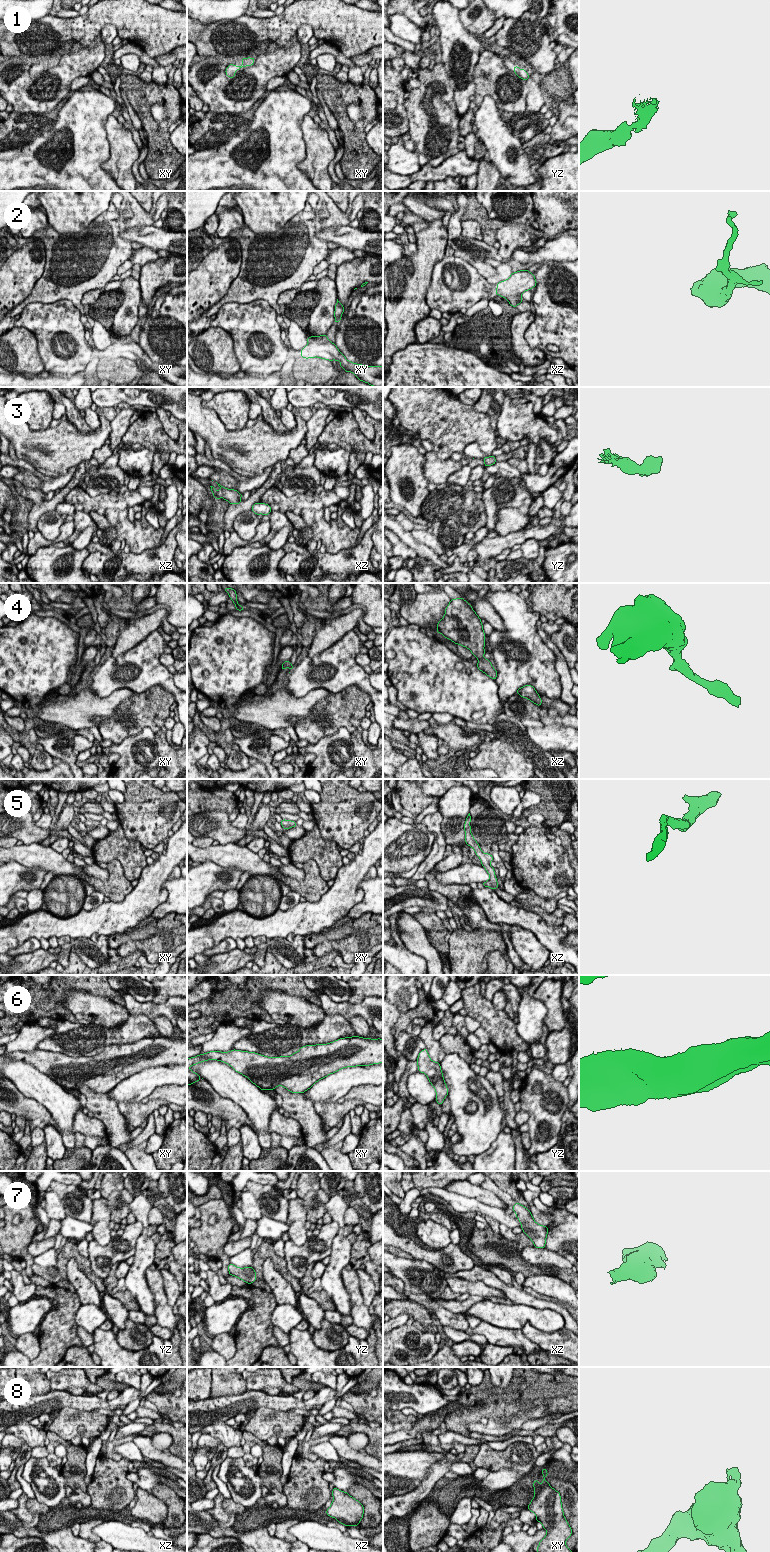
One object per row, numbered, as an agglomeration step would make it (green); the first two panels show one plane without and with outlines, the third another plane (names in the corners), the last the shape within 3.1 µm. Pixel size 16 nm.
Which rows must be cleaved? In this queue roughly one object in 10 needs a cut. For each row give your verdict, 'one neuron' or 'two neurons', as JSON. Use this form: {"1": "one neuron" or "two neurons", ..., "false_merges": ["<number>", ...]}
{"1": "one neuron", "2": "one neuron", "3": "one neuron", "4": "one neuron", "5": "one neuron", "6": "one neuron", "7": "one neuron", "8": "two neurons", "false_merges": ["8"]}

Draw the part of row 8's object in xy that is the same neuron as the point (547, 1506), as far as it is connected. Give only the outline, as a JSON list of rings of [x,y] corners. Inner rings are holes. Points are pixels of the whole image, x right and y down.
[[[544,1487],[528,1505],[528,1510],[536,1515],[536,1522],[540,1521],[543,1529],[547,1531],[546,1536],[539,1542],[537,1552],[573,1552],[566,1546],[566,1540],[571,1536],[572,1529],[564,1517],[560,1493],[552,1487]]]

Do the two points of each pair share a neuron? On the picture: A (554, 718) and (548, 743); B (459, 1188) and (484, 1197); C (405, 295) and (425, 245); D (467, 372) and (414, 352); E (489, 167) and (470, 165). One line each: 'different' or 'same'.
A: different
B: same
C: same
D: same
E: different

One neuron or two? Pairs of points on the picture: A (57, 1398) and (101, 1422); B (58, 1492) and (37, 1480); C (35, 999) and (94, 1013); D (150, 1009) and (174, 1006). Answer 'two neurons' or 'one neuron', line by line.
A: two neurons
B: one neuron
C: two neurons
D: one neuron

